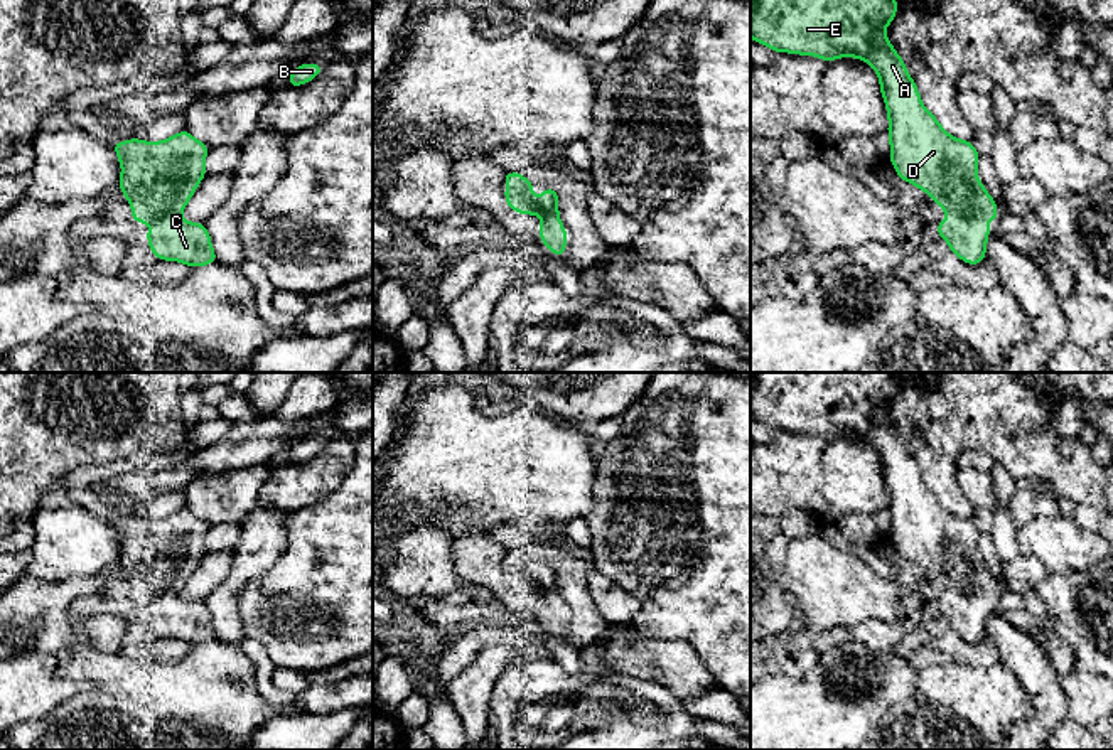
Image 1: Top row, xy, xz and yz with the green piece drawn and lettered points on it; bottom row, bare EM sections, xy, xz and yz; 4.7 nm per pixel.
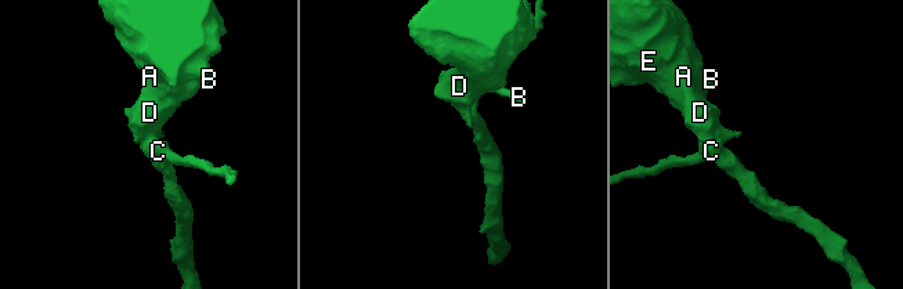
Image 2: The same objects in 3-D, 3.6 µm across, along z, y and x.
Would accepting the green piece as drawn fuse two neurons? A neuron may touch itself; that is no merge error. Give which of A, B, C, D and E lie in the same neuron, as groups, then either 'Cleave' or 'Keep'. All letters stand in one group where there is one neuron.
Groups: A B C D E. Keep

